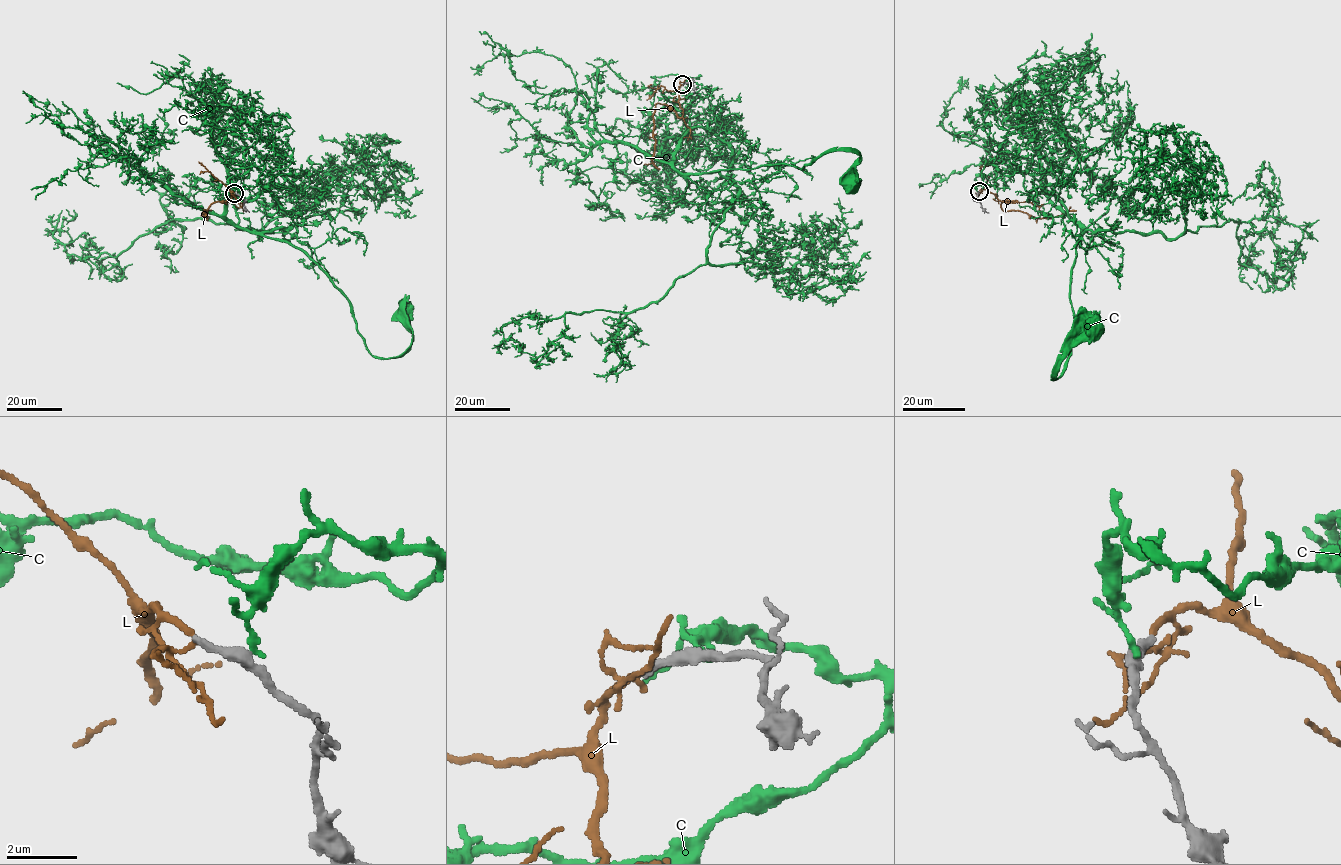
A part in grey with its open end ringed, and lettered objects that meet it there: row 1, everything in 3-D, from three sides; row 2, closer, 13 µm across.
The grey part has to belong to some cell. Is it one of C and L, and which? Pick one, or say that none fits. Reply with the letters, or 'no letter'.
L

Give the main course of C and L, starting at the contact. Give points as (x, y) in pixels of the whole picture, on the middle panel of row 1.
C: (687, 82), (701, 88), (676, 100), (680, 172), (802, 168), (855, 150), (855, 184)
L: (683, 84), (678, 102), (683, 110), (681, 117), (665, 104), (657, 103), (655, 106), (652, 162), (643, 164)

